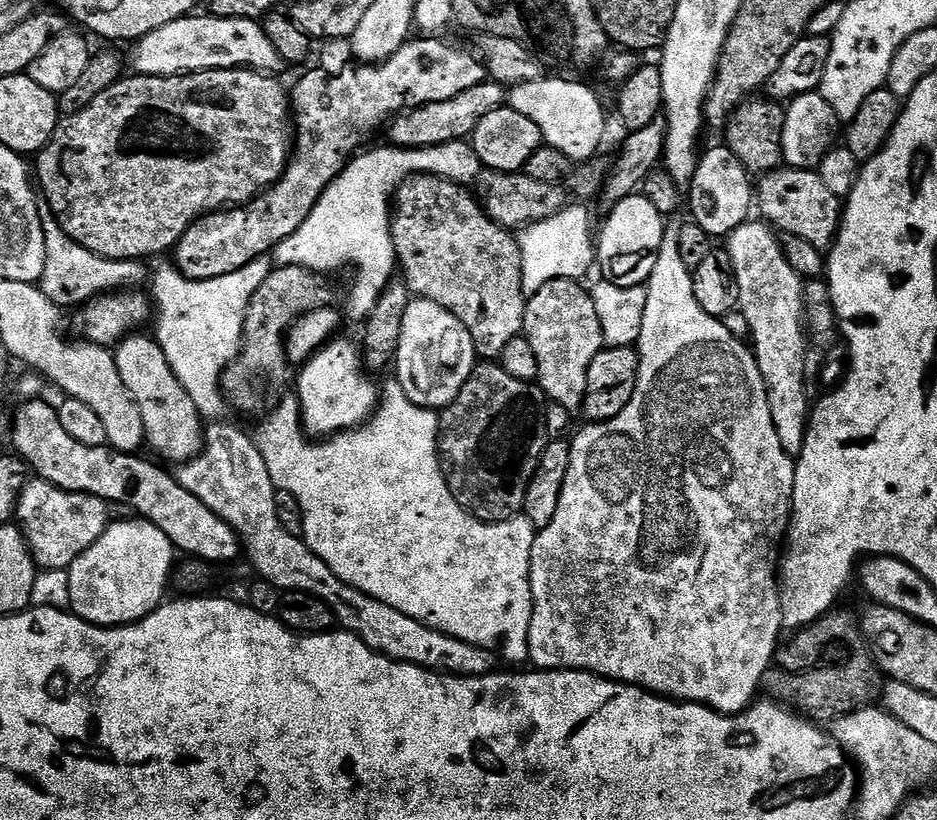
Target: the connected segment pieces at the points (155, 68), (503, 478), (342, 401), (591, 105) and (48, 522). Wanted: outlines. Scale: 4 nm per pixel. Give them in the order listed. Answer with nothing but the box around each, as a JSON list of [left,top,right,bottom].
[[131,14,282,76],[438,362,550,524],[294,339,378,438],[507,78,604,162],[15,478,109,570]]

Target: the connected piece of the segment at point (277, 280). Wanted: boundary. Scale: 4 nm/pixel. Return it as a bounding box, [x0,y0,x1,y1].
[220,262,333,412]

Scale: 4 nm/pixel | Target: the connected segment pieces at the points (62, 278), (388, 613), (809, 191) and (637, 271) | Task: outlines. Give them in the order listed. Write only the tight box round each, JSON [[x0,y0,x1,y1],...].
[[38,214,149,310],[175,422,498,676],[754,166,842,250],[594,194,666,287]]

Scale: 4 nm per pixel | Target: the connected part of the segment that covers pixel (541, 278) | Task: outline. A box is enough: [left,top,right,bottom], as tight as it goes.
[519,202,590,297]

